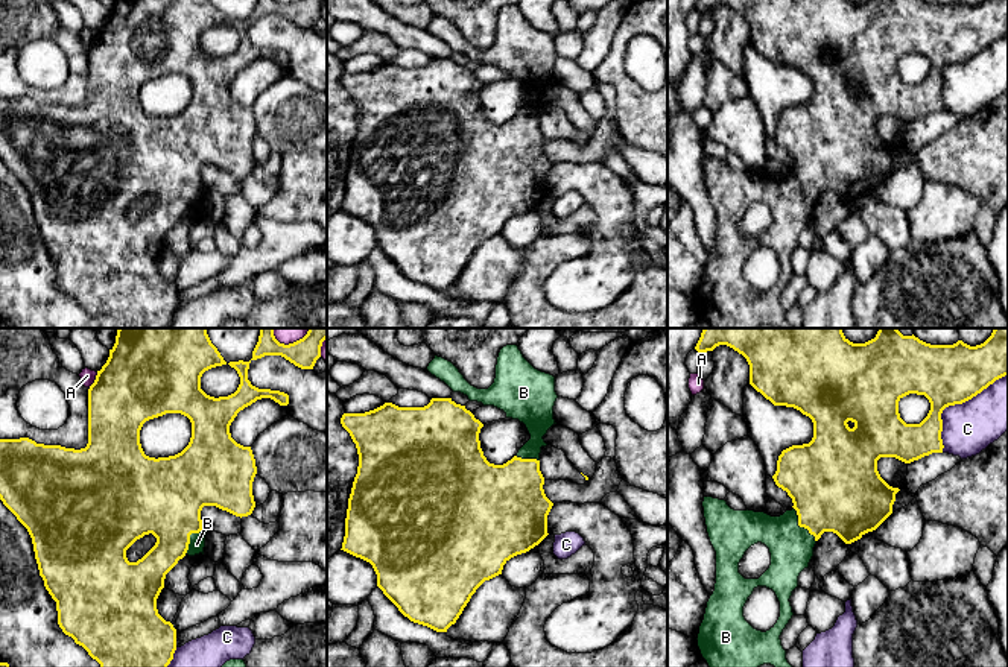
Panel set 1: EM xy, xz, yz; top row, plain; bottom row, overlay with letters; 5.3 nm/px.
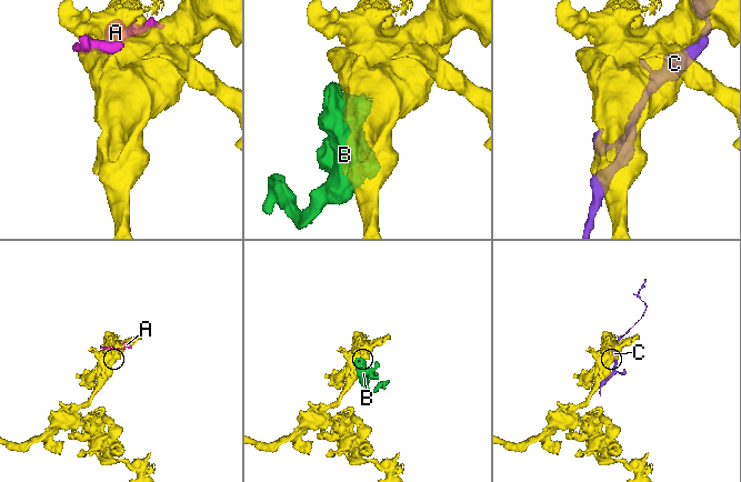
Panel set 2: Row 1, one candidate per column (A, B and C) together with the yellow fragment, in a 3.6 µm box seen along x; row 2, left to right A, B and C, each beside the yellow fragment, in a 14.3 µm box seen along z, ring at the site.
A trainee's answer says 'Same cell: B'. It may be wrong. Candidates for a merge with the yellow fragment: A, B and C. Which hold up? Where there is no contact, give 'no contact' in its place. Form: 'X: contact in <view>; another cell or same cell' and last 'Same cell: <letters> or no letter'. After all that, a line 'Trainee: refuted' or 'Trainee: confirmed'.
A: contact in xy; another cell
B: contact in yz; same cell
C: contact in yz; another cell
Same cell: B
Trainee: confirmed

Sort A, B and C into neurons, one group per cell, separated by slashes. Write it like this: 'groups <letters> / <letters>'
groups A / B / C

